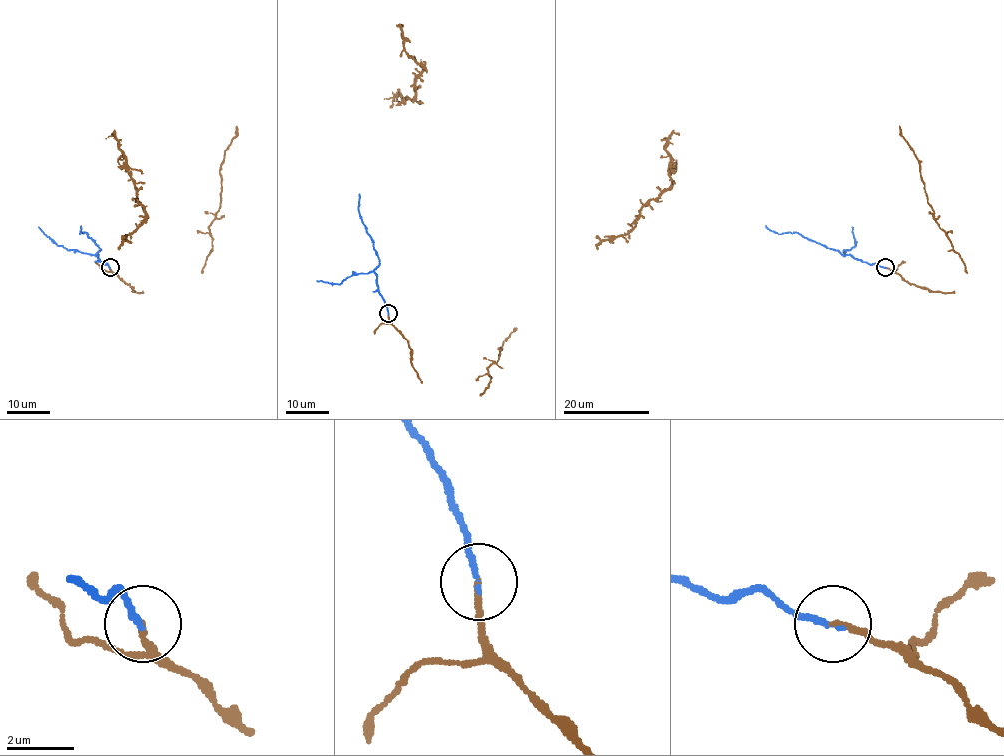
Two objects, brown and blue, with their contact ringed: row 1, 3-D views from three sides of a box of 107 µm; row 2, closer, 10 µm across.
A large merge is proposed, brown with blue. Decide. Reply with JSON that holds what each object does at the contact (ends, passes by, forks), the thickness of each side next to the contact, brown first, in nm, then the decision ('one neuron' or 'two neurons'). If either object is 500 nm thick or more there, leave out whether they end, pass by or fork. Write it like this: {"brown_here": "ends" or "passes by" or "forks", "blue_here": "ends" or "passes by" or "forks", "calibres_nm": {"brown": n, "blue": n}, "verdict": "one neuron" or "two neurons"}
{"brown_here": "ends", "blue_here": "ends", "calibres_nm": {"brown": 180, "blue": 160}, "verdict": "one neuron"}

